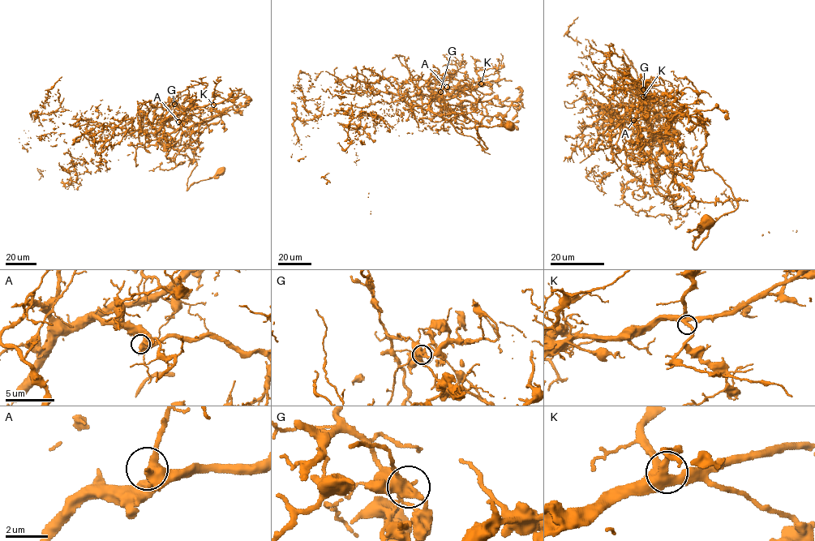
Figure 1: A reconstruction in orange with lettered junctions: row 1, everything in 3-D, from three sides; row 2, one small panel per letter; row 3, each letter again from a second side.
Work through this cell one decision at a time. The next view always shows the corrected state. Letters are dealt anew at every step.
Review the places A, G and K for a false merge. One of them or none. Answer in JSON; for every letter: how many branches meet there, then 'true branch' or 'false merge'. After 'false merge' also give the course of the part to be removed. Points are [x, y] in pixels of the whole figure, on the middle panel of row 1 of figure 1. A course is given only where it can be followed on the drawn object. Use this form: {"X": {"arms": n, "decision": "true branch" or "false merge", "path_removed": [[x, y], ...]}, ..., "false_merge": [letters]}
{"A": {"arms": 4, "decision": "true branch"}, "G": {"arms": 4, "decision": "false merge", "path_removed": [[440, 92], [400, 115], [331, 109], [315, 119], [296, 113], [298, 75], [309, 75]]}, "K": {"arms": 4, "decision": "true branch"}, "false_merge": ["G"]}

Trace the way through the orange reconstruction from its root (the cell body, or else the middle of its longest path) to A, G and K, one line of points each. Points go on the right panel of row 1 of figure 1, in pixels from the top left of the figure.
A: (708, 222), (694, 249), (737, 207), (731, 188), (713, 169), (679, 167), (643, 113), (633, 120)
G: (708, 222), (694, 249), (737, 207), (731, 188), (713, 170), (679, 167), (667, 157), (635, 84), (642, 89)
K: (708, 222), (694, 249), (737, 207), (731, 188), (713, 170), (679, 167), (667, 157), (643, 96)

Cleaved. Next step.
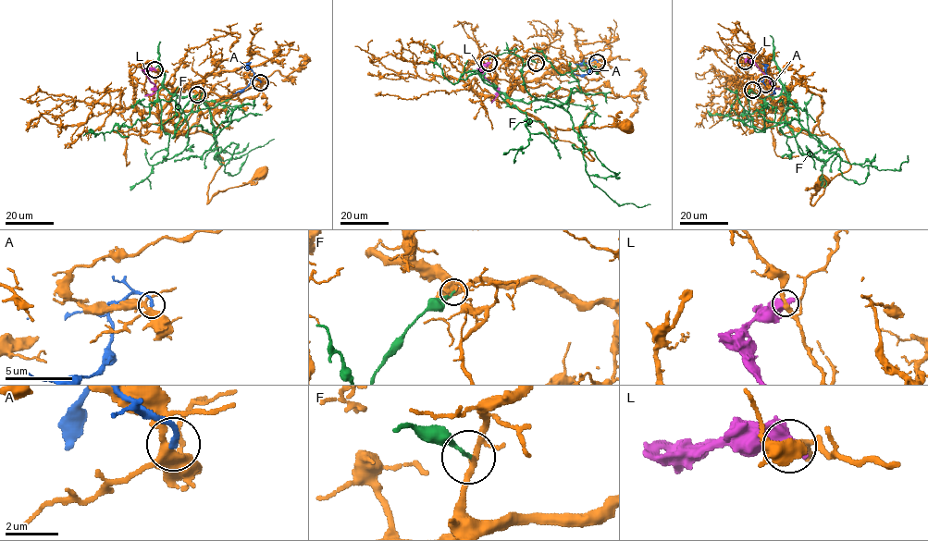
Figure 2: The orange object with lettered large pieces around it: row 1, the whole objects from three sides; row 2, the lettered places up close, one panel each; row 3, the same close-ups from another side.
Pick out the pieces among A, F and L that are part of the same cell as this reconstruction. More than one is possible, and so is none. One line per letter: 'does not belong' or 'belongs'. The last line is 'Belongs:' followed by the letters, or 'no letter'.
A: does not belong
F: does not belong
L: does not belong
Belongs: no letter

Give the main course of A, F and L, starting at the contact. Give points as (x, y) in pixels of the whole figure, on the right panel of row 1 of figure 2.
A: (765, 84), (762, 81), (767, 75), (774, 88), (770, 94)
F: (752, 90), (749, 115), (762, 131), (786, 109), (781, 82), (785, 124), (813, 157), (813, 94)
L: (745, 61), (751, 61), (770, 82), (781, 89)

